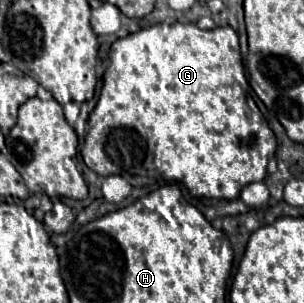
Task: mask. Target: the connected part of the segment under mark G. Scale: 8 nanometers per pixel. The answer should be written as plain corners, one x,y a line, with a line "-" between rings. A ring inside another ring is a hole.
163,22
163,24
143,28
143,30
139,30
135,34
129,34
125,38
119,38
111,46
109,68
105,72
105,82
103,82
99,102
93,108
93,112
89,114
89,120
87,120
89,122
89,132
87,132
83,148
81,148
83,162
93,172
97,172
99,176
119,174
119,176
127,178
131,186
145,186
145,184
151,186
153,182
157,182
161,178
163,182
181,182
181,184
185,184
185,188
189,190
191,196
205,196
205,198
217,198
217,200
239,198
243,186
247,186
251,182
261,182
265,178
269,156
273,156
273,152
277,148
275,134
267,126
267,122
261,116
257,104
249,96
248,89
249,84
245,77
245,67
239,47
239,36
229,26
217,26
213,30
201,30
191,22
173,22
173,24

